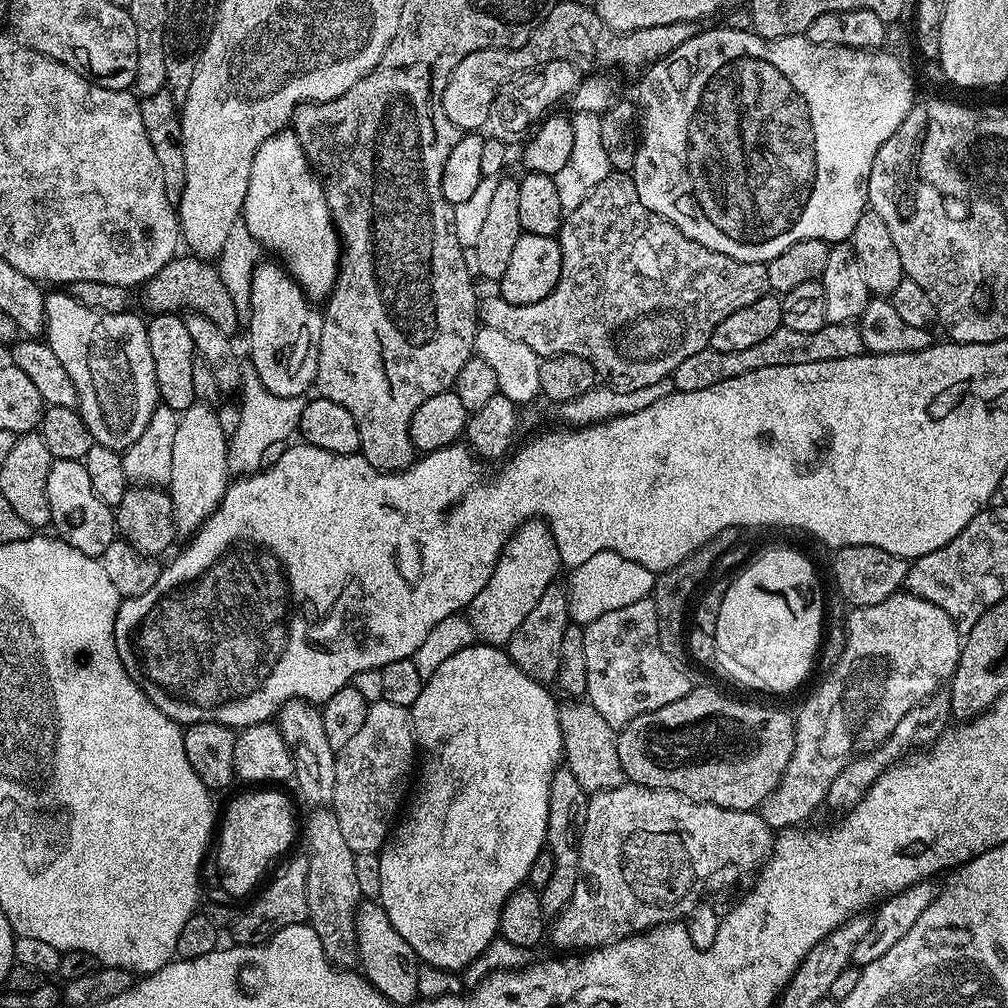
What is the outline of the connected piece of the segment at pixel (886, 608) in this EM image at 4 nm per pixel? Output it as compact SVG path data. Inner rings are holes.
M901 590L874 606L852 608L849 613L848 633L844 636L840 661L813 690L812 697L801 706L800 713L795 713L796 741L790 766L786 766L778 786L759 806L761 818L773 830L794 828L803 825L803 820L810 819L816 807L827 801L830 782L834 782L848 761L853 759L852 747L857 744L860 750L871 750L885 743L905 714L941 691L946 682L951 681L958 666L962 633L942 606L934 606L934 602L926 602L926 598Z

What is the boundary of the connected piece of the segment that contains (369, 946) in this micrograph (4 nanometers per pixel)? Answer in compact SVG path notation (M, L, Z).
M361 902L356 906L356 954L364 979L370 981L393 1006L415 1005L420 996L418 972L421 961L410 942L394 930L386 910L378 902Z

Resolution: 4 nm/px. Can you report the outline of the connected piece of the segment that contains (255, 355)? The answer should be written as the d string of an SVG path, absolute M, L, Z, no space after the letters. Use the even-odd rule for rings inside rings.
M258 263L252 279L248 303L250 315L246 320L248 348L252 351L250 365L270 394L304 396L307 388L311 389L316 382L324 313L304 295L299 282L290 275L283 263L272 263L276 264Z

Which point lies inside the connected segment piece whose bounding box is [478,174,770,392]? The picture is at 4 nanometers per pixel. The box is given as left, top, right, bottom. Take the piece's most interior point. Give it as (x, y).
(635, 297)

